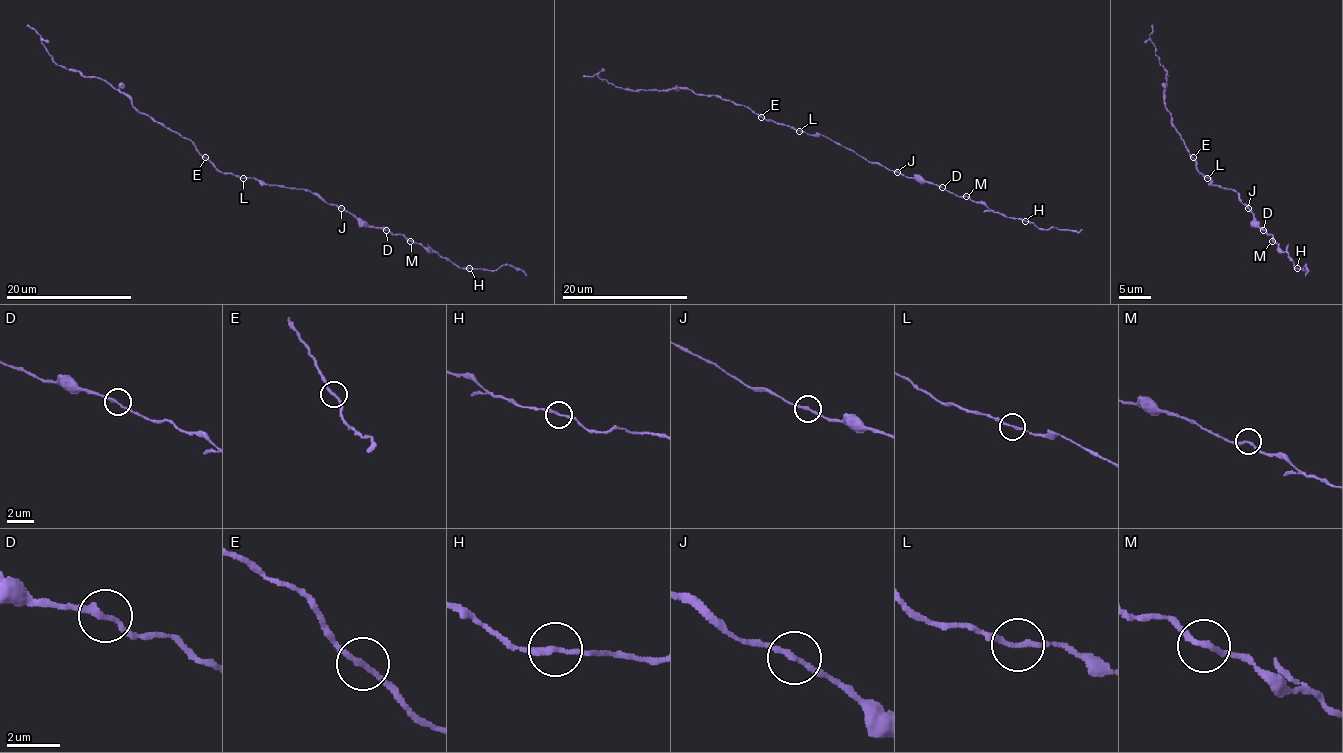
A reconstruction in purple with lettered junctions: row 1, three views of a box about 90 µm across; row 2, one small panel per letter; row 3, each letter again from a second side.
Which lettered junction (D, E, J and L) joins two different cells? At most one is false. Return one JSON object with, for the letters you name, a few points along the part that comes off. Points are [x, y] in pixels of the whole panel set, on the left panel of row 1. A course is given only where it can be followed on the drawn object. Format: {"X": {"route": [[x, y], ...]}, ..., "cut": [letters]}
{"cut": []}

